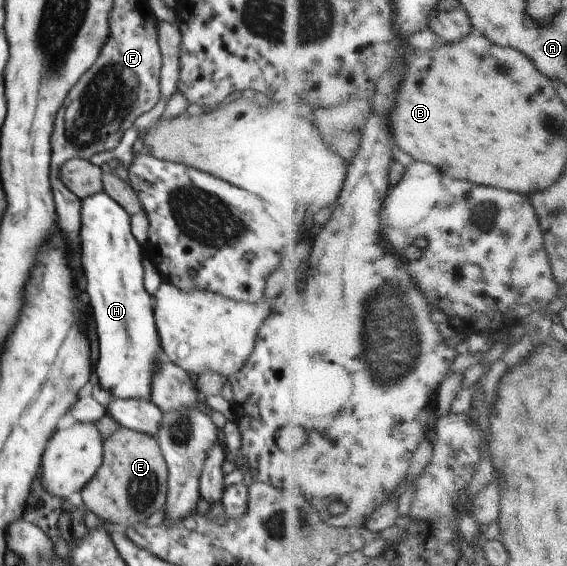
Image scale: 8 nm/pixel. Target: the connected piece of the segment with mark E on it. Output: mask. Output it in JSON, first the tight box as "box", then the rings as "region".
{"box":[82,427,168,527],"region":[[[125,427],[118,428],[110,437],[103,442],[103,462],[90,479],[82,488],[82,501],[87,511],[92,511],[97,517],[108,524],[132,527],[136,523],[145,522],[151,515],[162,511],[166,505],[168,491],[168,465],[157,439],[133,429]]]}

